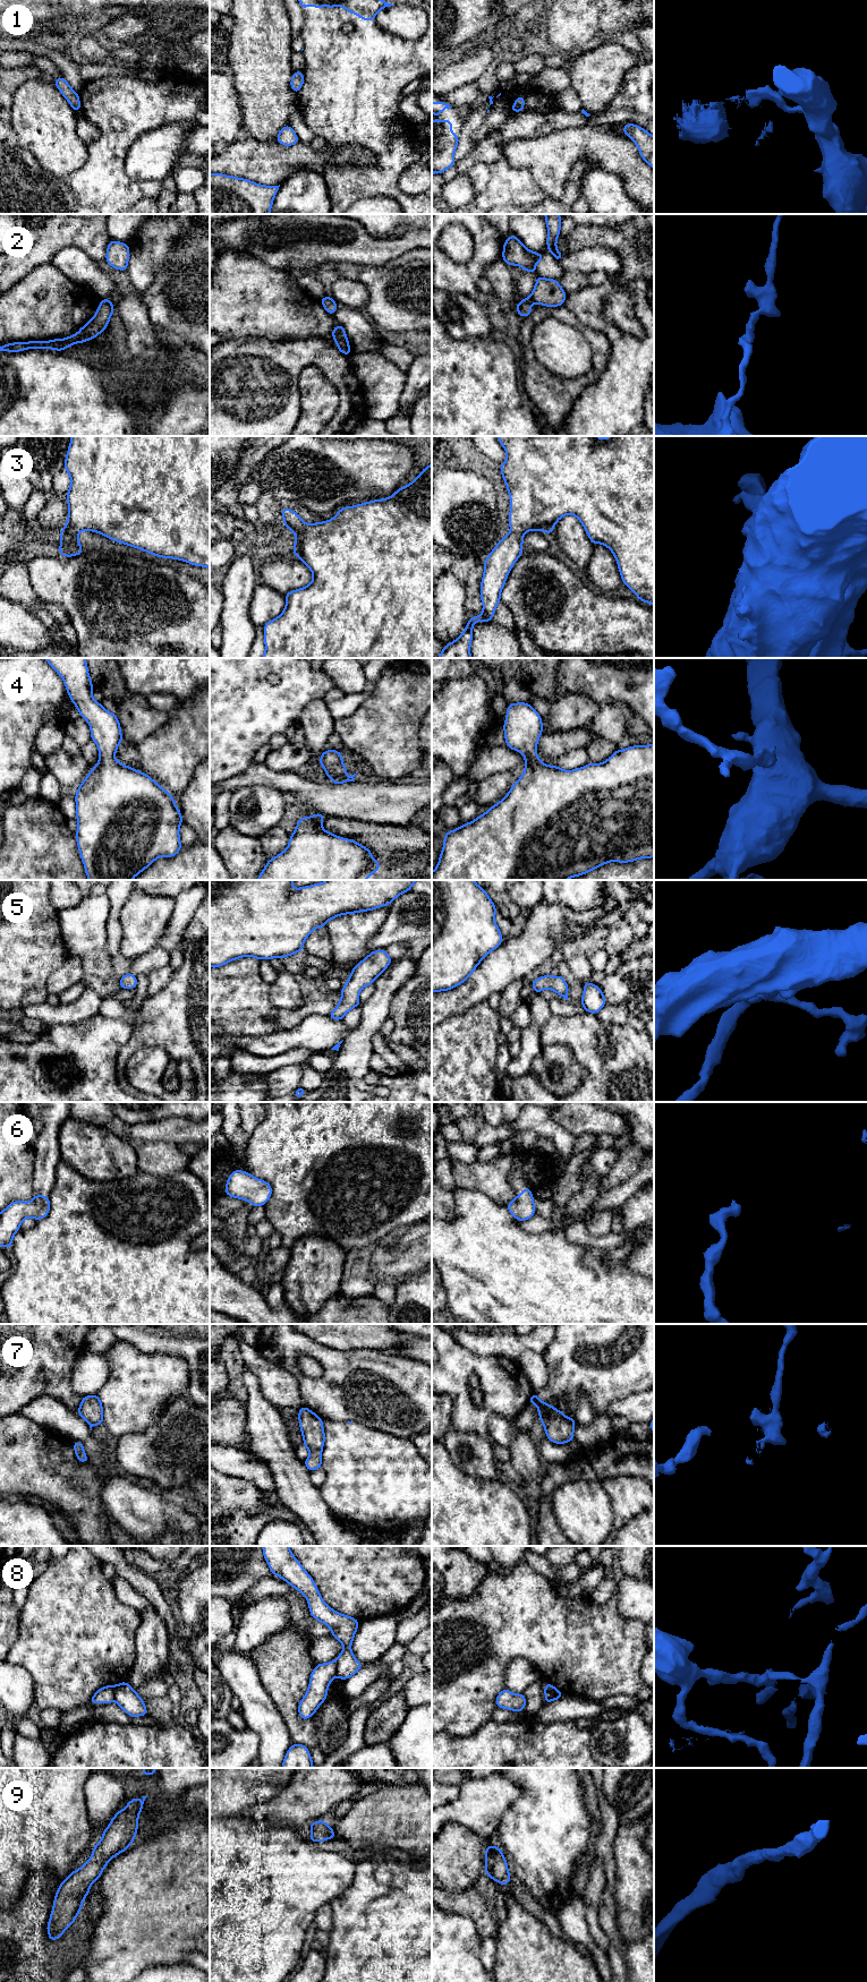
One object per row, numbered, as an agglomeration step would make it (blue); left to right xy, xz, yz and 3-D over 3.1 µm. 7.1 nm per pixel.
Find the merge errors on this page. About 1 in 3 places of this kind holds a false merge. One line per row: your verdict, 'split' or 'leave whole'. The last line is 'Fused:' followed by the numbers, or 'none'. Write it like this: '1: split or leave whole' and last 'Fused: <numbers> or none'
1: split
2: leave whole
3: leave whole
4: leave whole
5: leave whole
6: leave whole
7: split
8: split
9: leave whole
Fused: 1, 7, 8

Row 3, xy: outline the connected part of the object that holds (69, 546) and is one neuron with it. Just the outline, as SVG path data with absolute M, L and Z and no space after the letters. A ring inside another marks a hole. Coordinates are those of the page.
M71 436L63 469L69 473L71 482L67 492L67 523L58 533L61 540L59 554L71 557L84 553L78 533L90 530L158 557L175 558L210 569L210 436Z

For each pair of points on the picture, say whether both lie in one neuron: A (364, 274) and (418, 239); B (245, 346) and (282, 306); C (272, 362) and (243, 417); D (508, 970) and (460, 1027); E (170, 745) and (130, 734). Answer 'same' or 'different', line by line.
A: different
B: different
C: same
D: different
E: different

